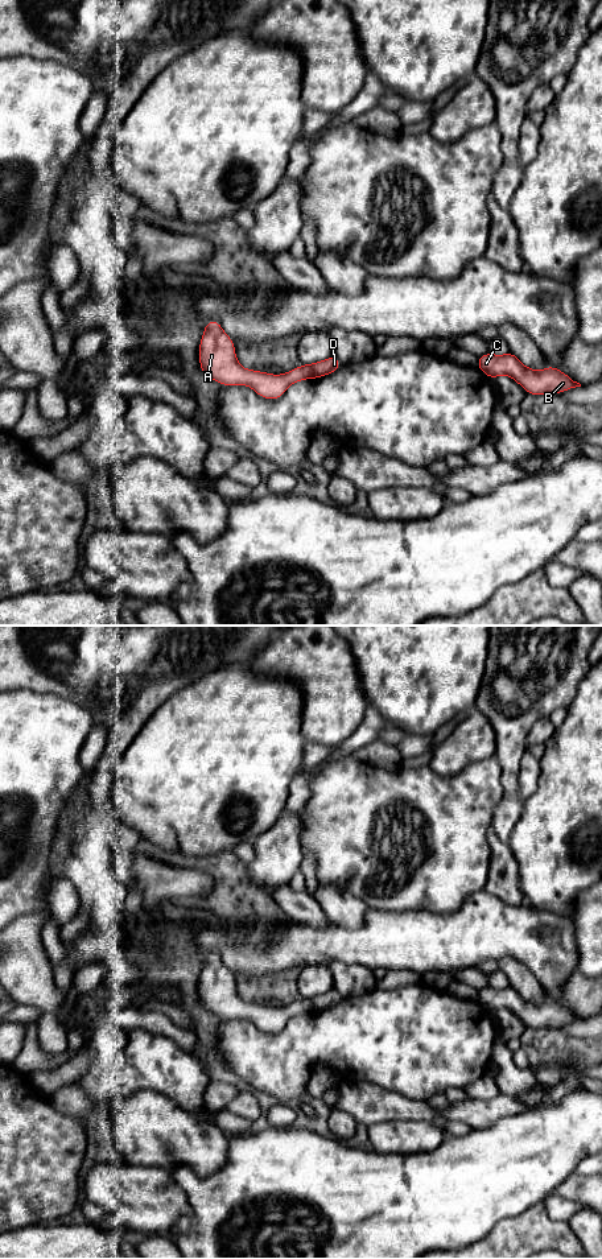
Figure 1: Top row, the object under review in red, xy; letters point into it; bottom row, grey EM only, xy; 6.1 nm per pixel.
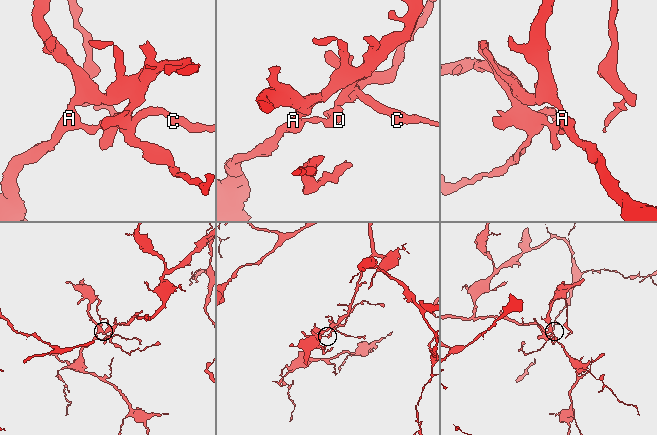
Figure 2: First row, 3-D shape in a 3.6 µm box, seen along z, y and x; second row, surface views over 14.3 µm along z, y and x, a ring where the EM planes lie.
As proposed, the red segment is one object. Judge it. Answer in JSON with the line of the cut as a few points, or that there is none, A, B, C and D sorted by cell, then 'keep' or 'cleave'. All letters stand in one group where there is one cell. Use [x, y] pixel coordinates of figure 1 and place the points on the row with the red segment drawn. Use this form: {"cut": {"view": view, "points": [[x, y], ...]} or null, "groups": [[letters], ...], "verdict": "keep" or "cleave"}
{"cut": {"view": "xy", "points": [[309, 364], [312, 378]]}, "groups": [["A"], ["B", "C", "D"]], "verdict": "cleave"}

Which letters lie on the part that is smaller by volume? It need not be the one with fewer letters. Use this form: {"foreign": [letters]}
{"foreign": ["B", "C", "D"]}

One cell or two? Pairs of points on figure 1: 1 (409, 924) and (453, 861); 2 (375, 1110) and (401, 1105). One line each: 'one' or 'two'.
1: two
2: one

